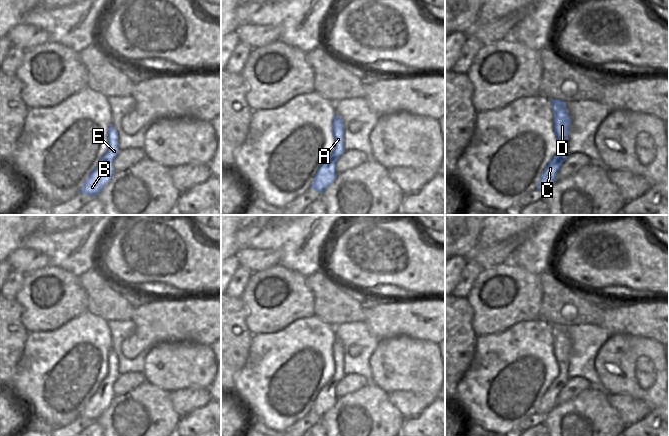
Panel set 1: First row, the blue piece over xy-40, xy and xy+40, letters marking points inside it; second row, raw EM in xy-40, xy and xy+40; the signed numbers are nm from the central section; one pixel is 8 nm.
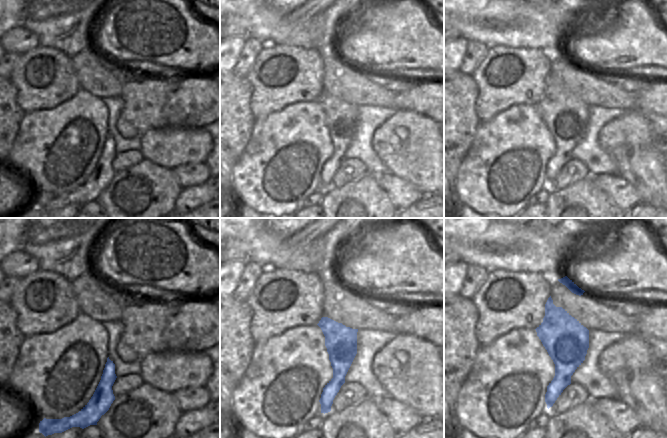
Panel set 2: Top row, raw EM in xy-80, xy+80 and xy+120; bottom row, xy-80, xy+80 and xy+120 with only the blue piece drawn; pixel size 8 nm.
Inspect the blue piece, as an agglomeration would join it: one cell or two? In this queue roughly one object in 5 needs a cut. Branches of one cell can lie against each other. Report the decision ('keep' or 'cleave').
keep

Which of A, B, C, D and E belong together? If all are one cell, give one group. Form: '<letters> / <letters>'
A B C D E

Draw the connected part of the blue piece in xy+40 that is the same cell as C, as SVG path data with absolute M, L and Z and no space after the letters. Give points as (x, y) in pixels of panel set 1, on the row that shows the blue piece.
M552 100L552 111L554 113L554 133L558 139L558 151L544 169L537 190L547 190L556 181L556 175L568 157L568 133L572 123L566 109L566 102Z

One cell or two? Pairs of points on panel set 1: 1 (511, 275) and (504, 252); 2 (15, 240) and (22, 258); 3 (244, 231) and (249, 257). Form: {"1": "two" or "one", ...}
{"1": "two", "2": "two", "3": "two"}

